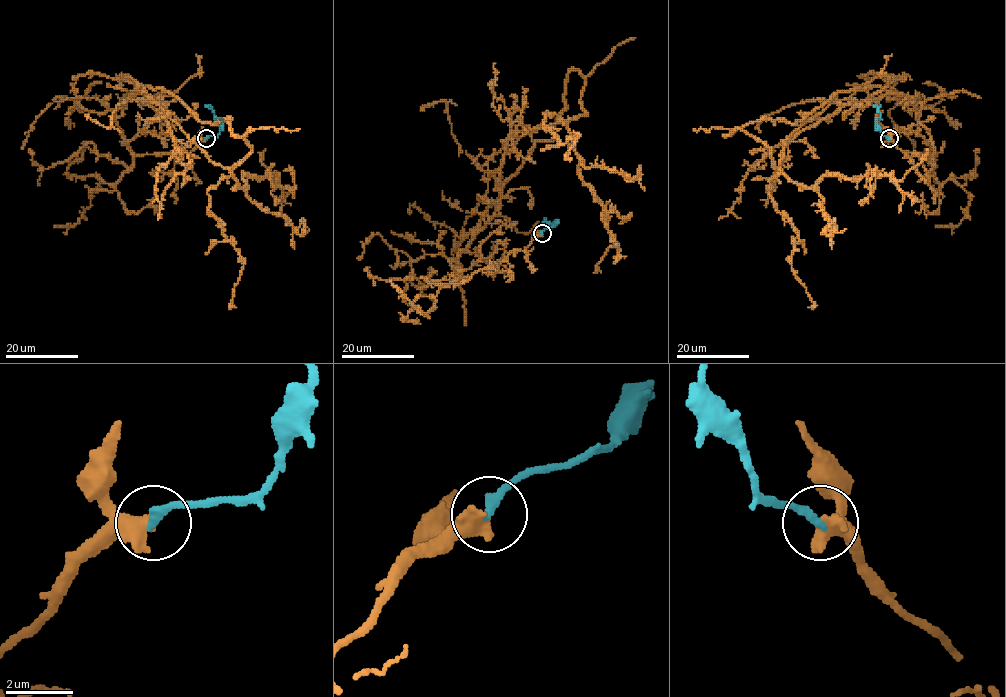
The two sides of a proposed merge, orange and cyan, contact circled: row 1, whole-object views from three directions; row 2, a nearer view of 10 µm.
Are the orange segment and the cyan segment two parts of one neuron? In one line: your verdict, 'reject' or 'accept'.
reject

